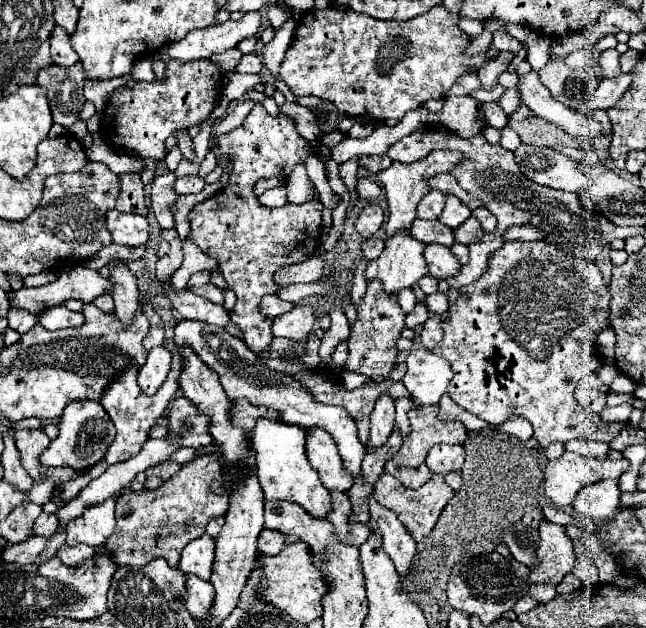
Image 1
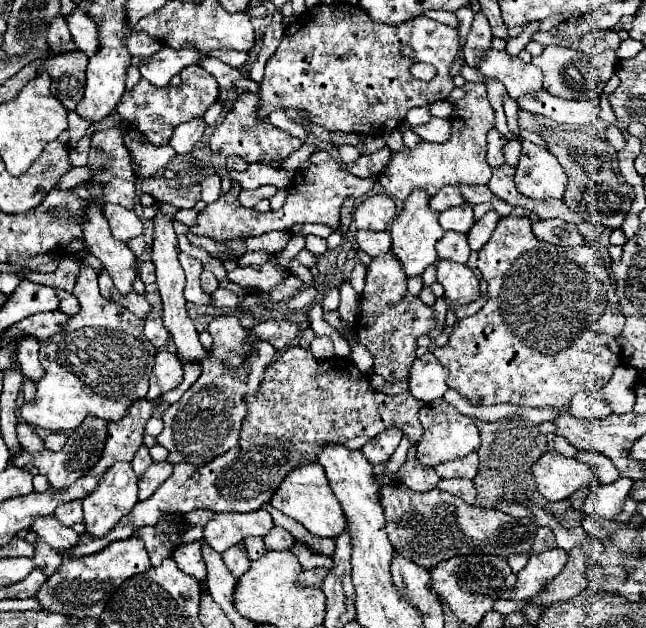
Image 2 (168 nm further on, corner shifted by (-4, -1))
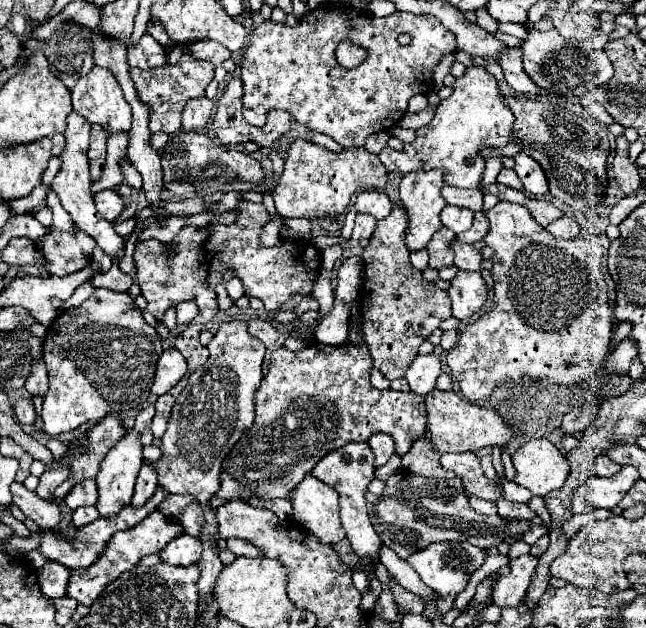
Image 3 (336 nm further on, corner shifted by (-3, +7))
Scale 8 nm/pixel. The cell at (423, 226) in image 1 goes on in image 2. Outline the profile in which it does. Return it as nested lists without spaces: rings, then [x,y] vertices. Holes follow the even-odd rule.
[[[446,232],[446,234],[436,242],[436,252],[438,252],[440,258],[466,264],[468,256],[470,256],[470,248],[468,248],[468,238],[466,238],[466,234]]]

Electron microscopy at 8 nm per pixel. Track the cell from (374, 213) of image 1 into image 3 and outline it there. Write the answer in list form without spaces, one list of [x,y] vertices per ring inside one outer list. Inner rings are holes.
[[[365,190],[357,196],[355,210],[363,214],[371,214],[377,220],[383,220],[391,212],[391,200],[383,190]]]

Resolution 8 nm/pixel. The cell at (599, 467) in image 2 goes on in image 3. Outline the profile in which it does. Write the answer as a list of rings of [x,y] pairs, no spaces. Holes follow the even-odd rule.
[[[601,454],[601,456],[595,458],[595,468],[597,468],[597,474],[599,474],[599,476],[613,476],[613,474],[617,474],[617,472],[621,470],[621,466],[615,464],[615,462],[613,462],[609,456],[605,456],[605,454]]]

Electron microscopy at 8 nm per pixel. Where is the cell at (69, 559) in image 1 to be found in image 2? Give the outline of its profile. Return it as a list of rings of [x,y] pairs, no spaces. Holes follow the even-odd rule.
[[[54,516],[36,518],[32,524],[32,530],[38,536],[42,536],[60,554],[68,554],[80,542],[80,536],[72,528],[62,526]]]

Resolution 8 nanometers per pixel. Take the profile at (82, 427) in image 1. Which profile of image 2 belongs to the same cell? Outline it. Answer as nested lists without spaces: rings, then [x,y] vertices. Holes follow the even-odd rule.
[[[88,416],[88,420],[84,420],[84,424],[80,424],[80,428],[70,432],[66,446],[60,452],[50,452],[50,450],[42,450],[38,454],[26,454],[24,452],[24,454],[20,454],[14,460],[18,460],[18,462],[32,462],[34,466],[38,466],[38,472],[44,474],[50,480],[50,486],[54,490],[60,490],[60,488],[68,488],[80,476],[84,476],[90,468],[94,468],[94,464],[102,456],[106,438],[108,438],[108,422],[106,420],[96,420],[94,416]]]

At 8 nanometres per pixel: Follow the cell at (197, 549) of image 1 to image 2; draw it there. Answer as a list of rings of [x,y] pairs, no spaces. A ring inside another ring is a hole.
[[[200,540],[182,544],[180,550],[174,554],[174,560],[176,560],[178,568],[182,572],[186,572],[188,576],[194,576],[200,582],[206,580],[206,564],[202,558],[202,542]]]

